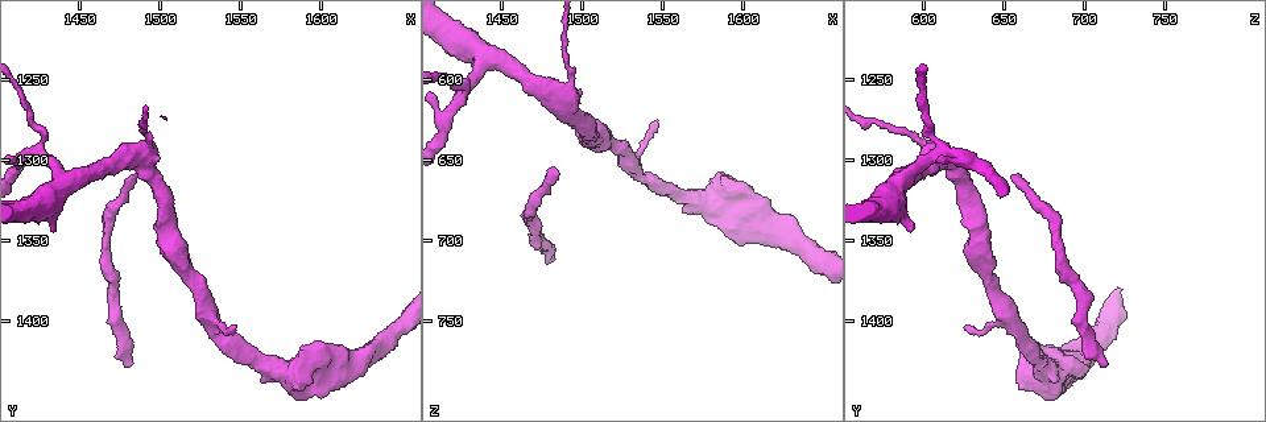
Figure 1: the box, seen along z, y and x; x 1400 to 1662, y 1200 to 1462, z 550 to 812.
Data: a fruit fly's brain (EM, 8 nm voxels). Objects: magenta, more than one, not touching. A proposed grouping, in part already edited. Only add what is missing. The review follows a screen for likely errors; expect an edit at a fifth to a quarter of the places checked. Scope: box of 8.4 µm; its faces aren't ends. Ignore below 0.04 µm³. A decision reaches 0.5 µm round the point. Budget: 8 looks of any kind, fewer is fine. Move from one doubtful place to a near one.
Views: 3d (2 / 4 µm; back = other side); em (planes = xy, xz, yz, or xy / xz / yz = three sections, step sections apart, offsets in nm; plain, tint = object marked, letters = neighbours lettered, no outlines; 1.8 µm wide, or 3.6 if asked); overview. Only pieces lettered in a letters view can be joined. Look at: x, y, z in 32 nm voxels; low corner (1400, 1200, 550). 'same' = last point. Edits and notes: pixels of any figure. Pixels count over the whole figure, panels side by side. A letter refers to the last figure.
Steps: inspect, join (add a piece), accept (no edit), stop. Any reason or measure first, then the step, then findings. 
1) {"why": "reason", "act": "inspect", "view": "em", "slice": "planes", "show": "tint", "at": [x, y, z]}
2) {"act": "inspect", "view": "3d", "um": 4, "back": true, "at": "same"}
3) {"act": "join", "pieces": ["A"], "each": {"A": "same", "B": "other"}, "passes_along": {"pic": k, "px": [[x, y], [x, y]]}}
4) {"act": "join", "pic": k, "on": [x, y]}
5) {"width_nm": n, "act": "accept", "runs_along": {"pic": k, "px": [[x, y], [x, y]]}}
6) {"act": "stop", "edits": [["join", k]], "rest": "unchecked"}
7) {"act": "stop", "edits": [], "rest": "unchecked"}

{"why": "thin end", "act": "inspect", "view": "em", "slice": "yz", "step": 8, "show": "letters", "at": [1546, 1402, 628]}

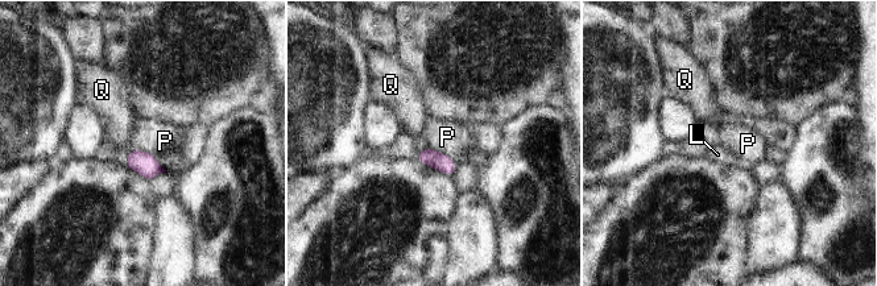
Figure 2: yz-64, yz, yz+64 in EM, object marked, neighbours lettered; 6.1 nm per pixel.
{"act": "inspect", "view": "em", "slice": "planes", "show": "letters", "at": "same"}

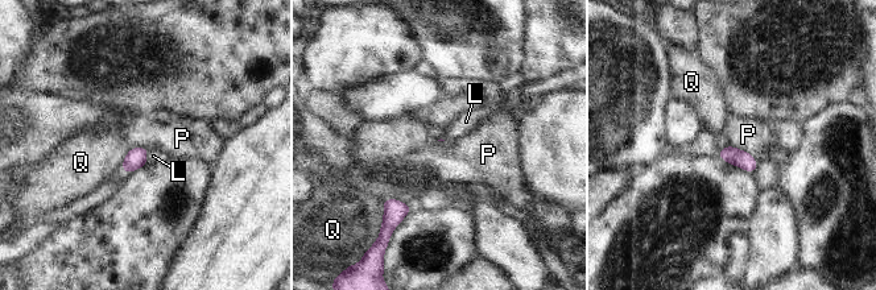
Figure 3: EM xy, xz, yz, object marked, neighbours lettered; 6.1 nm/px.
{"act": "join", "pieces": ["L"], "each": {"L": "same", "P": "other", "Q": "other"}, "found": "it goes on there"}

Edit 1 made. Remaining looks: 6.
{"act": "inspect", "view": "overview"}

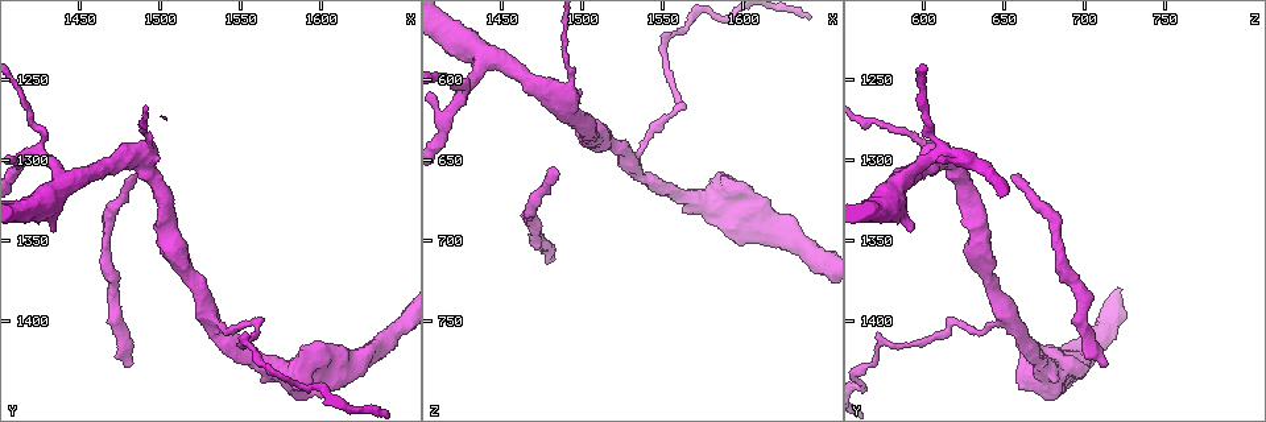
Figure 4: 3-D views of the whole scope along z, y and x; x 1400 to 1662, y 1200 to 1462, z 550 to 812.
{"why": "branch stops here", "act": "inspect", "view": "3d", "um": 2, "at": [1480, 1428, 712]}

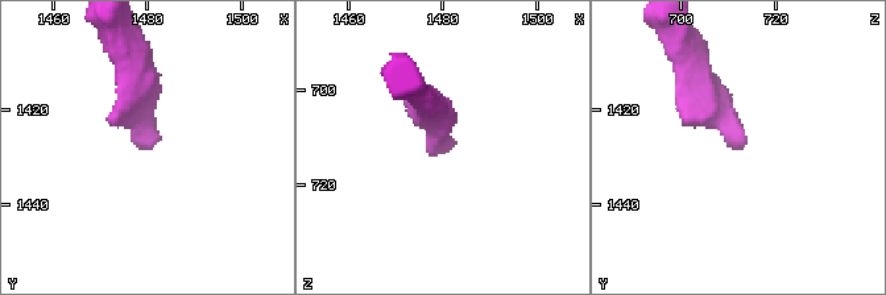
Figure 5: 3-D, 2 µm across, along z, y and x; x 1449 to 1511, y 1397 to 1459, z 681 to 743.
{"why": "need the tissue", "act": "inspect", "view": "em", "slice": "planes", "show": "plain", "at": [1481, 1427, 710]}

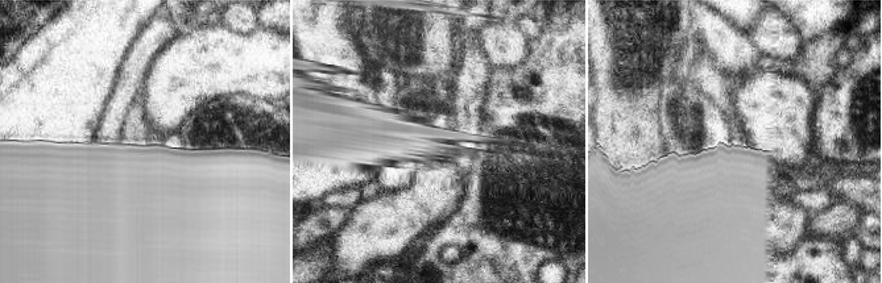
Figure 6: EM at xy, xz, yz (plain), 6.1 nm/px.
{"act": "inspect", "view": "em", "slice": "planes", "show": "letters", "at": "same"}

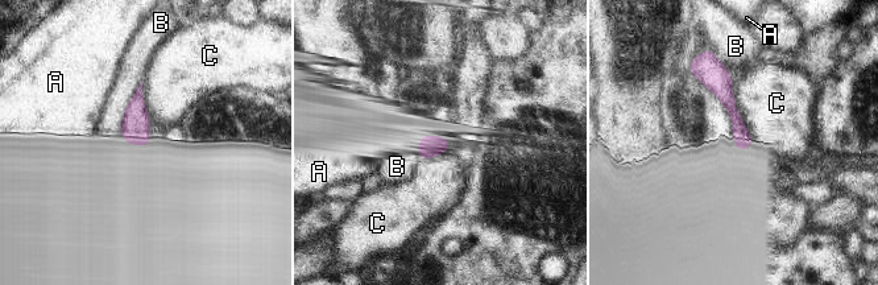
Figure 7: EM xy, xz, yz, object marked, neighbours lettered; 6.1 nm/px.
{"act": "accept", "each": {"A": "other", "B": "other", "C": "other"}, "runs_along": {"pic": 7, "px": [[708, 65], [723, 87], [746, 145]]}, "found": "none of them fits"}

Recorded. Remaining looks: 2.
{"act": "stop", "edits": [["join", 3]], "rest": "unchecked"}

